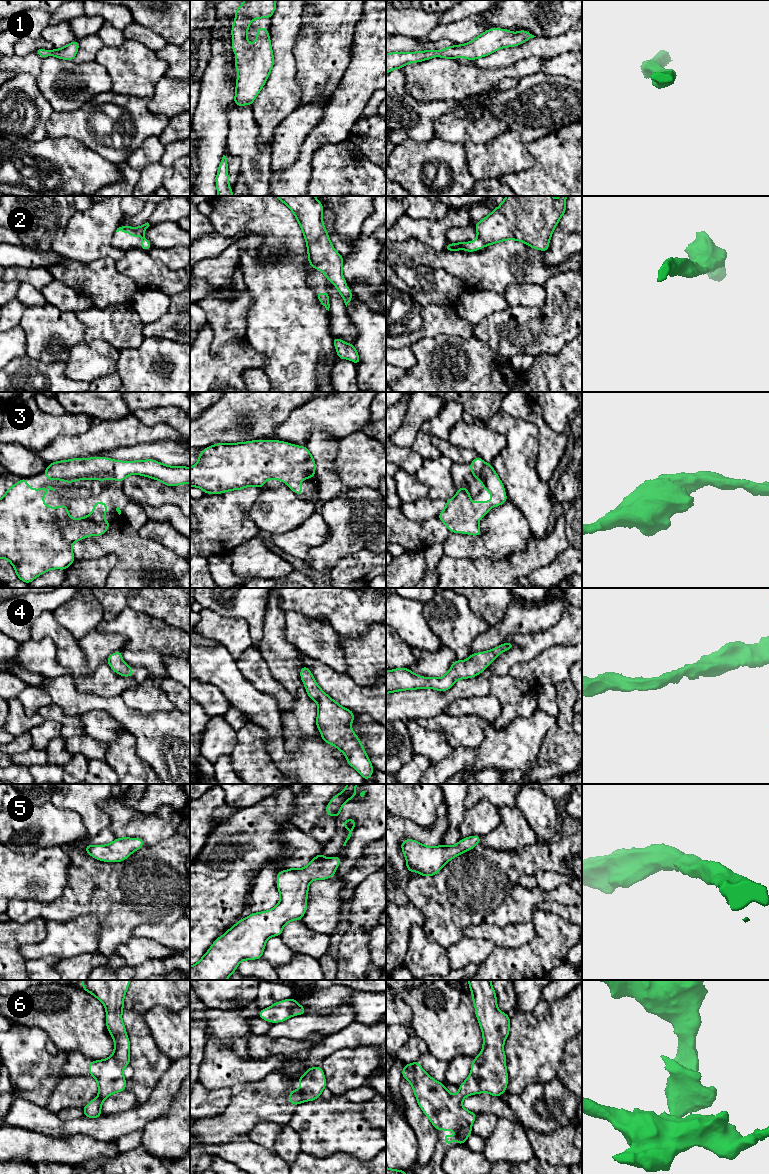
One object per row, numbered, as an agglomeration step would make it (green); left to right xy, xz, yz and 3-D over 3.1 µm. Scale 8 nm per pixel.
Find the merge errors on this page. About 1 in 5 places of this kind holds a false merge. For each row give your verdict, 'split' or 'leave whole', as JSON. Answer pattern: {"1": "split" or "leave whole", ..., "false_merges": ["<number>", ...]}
{"1": "leave whole", "2": "leave whole", "3": "leave whole", "4": "leave whole", "5": "leave whole", "6": "leave whole", "false_merges": []}

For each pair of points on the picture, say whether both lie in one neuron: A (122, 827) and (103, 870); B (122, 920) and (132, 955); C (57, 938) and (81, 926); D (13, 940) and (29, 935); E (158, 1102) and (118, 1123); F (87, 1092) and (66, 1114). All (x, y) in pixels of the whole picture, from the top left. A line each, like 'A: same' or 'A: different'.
A: different
B: different
C: same
D: same
E: same
F: different

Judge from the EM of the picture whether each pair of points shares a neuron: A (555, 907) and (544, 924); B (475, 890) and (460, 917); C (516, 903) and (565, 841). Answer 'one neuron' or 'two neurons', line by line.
A: two neurons
B: one neuron
C: two neurons

